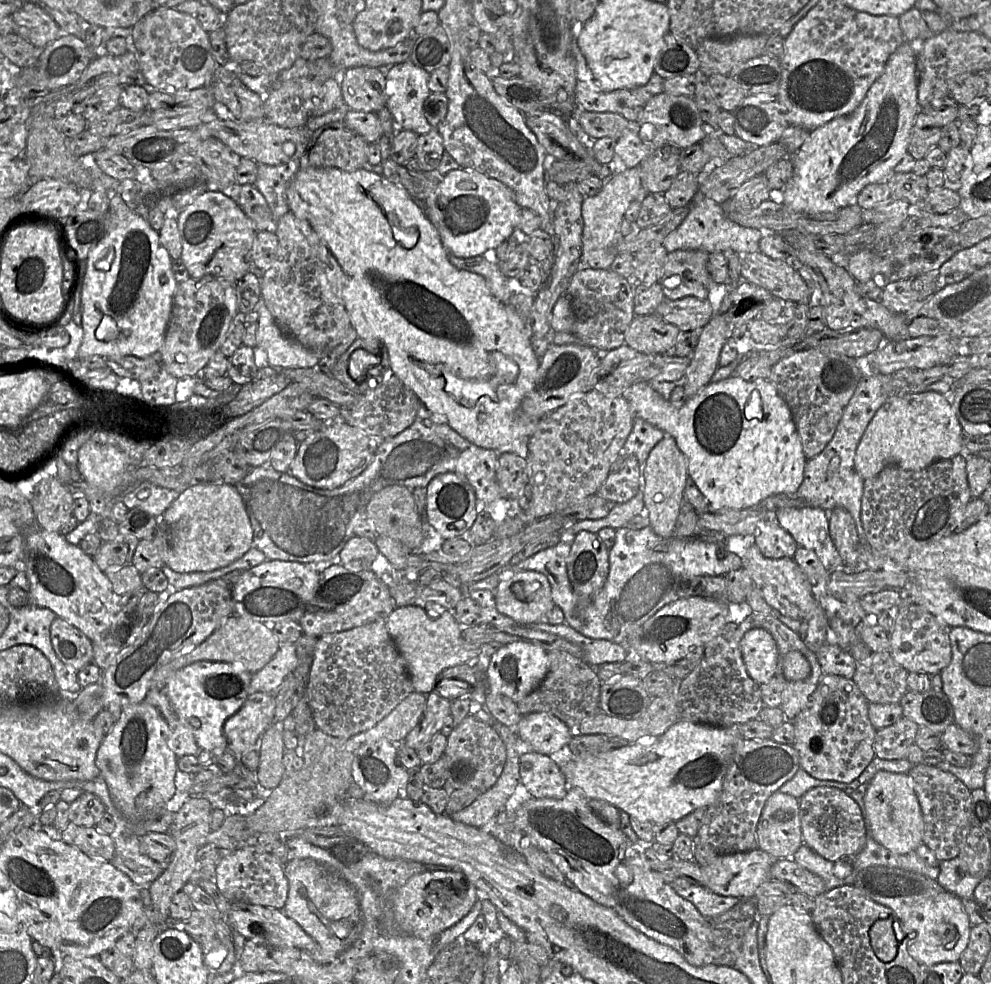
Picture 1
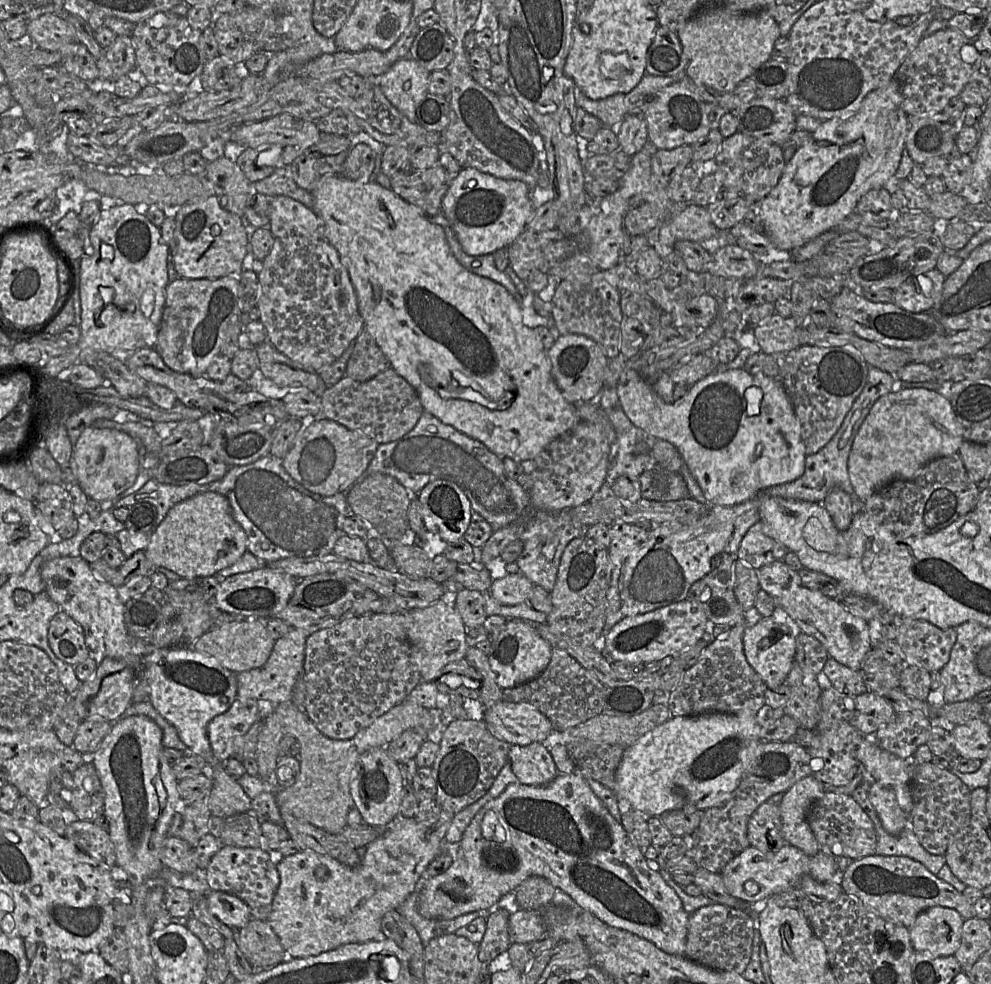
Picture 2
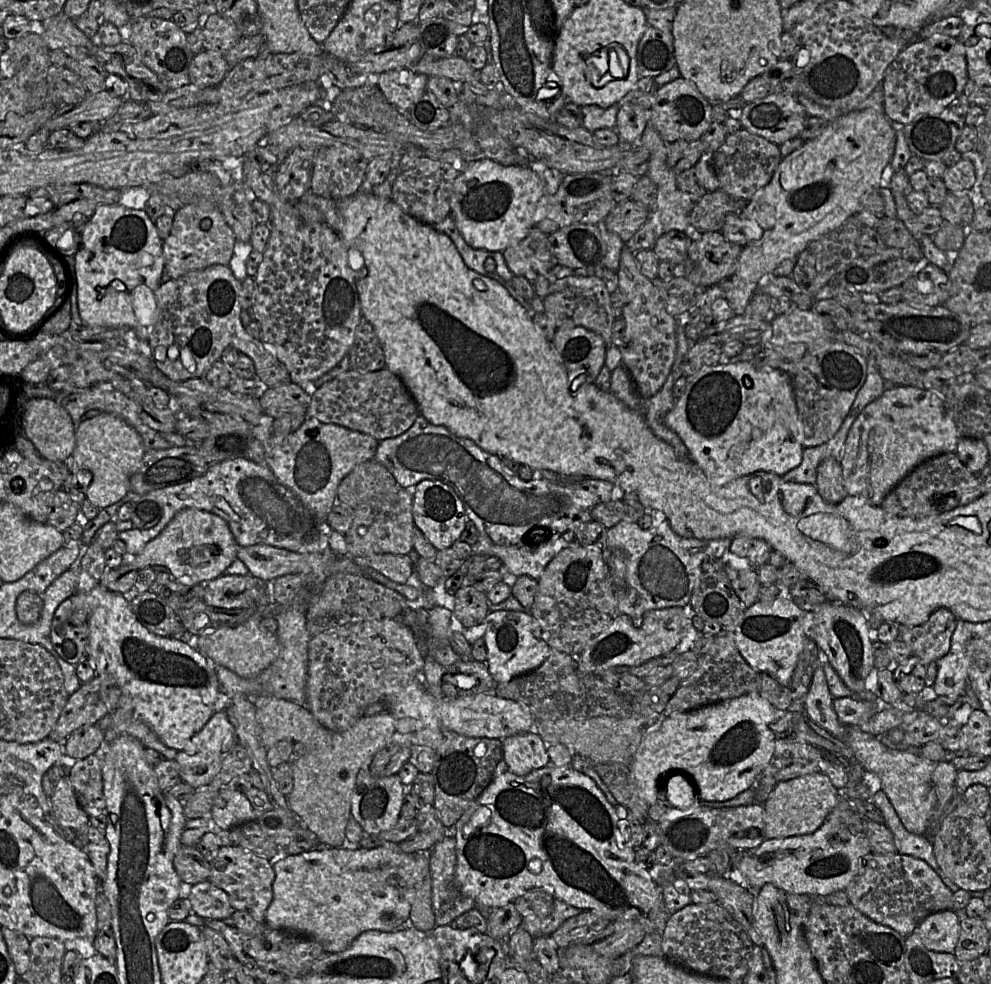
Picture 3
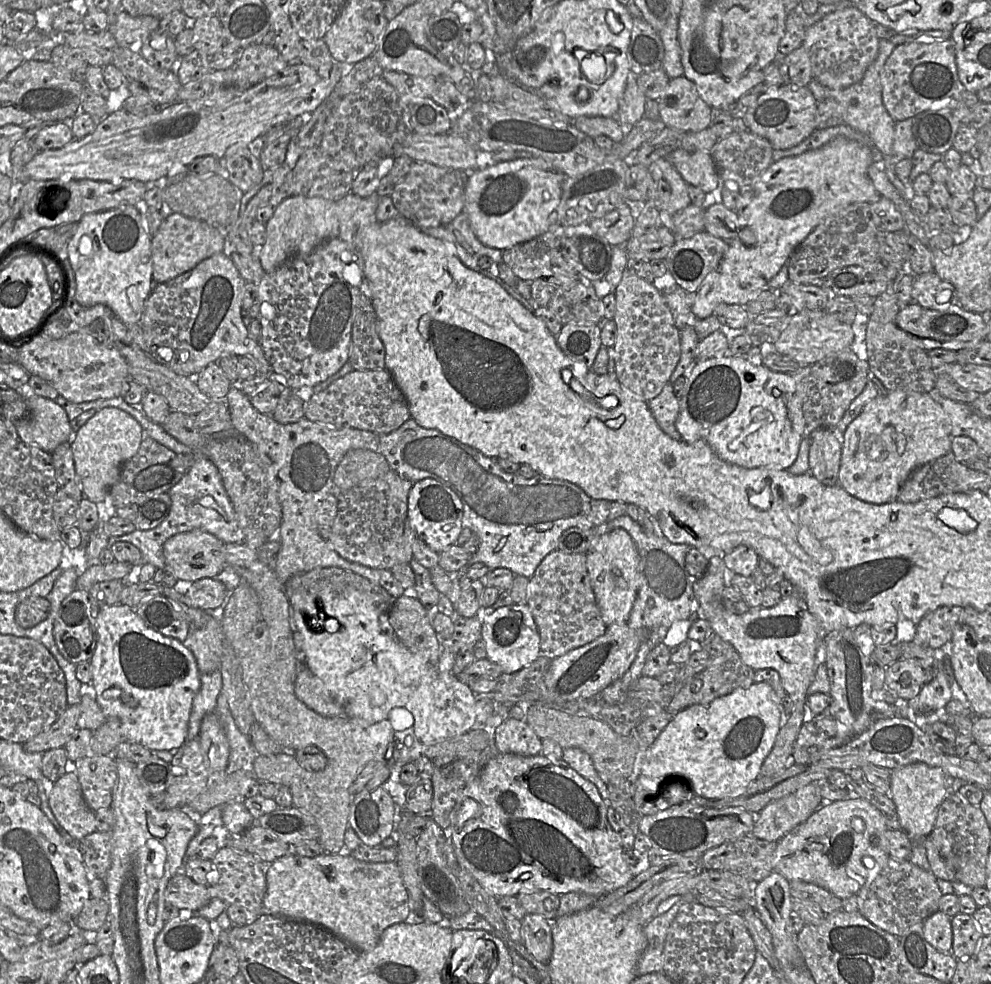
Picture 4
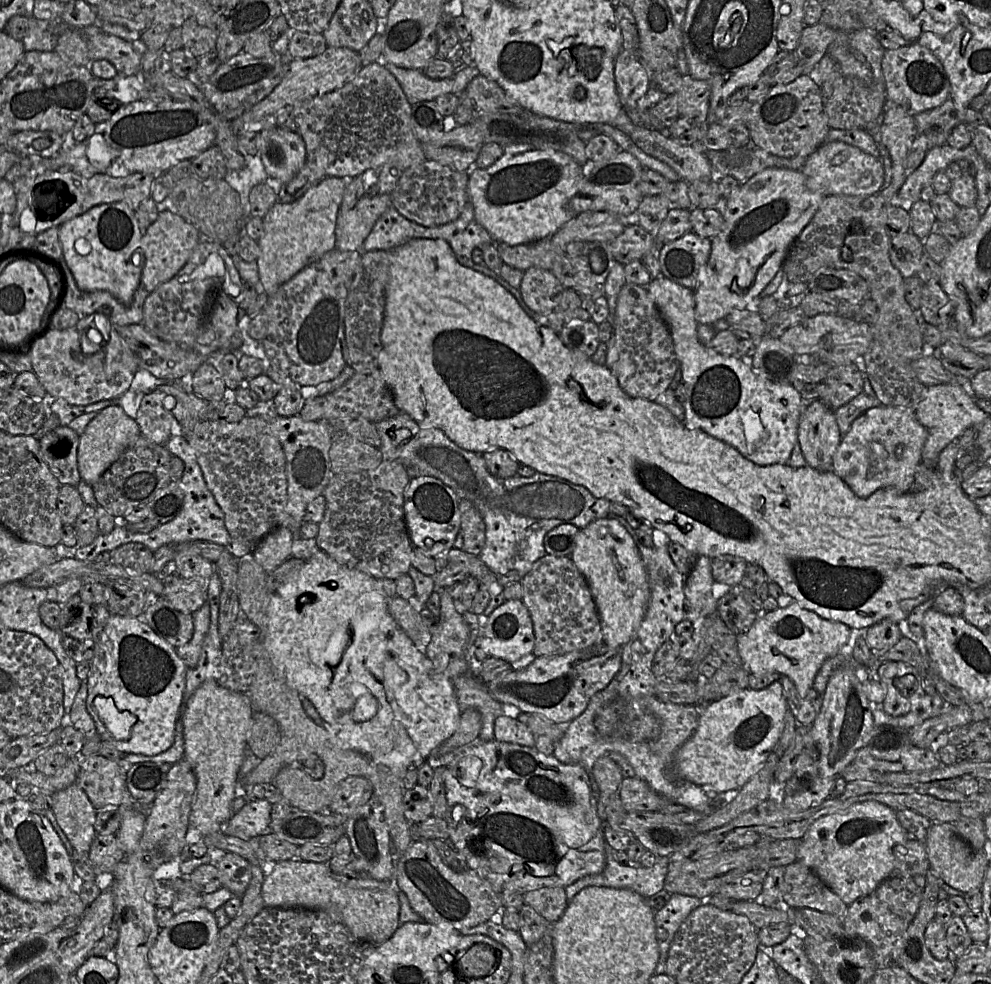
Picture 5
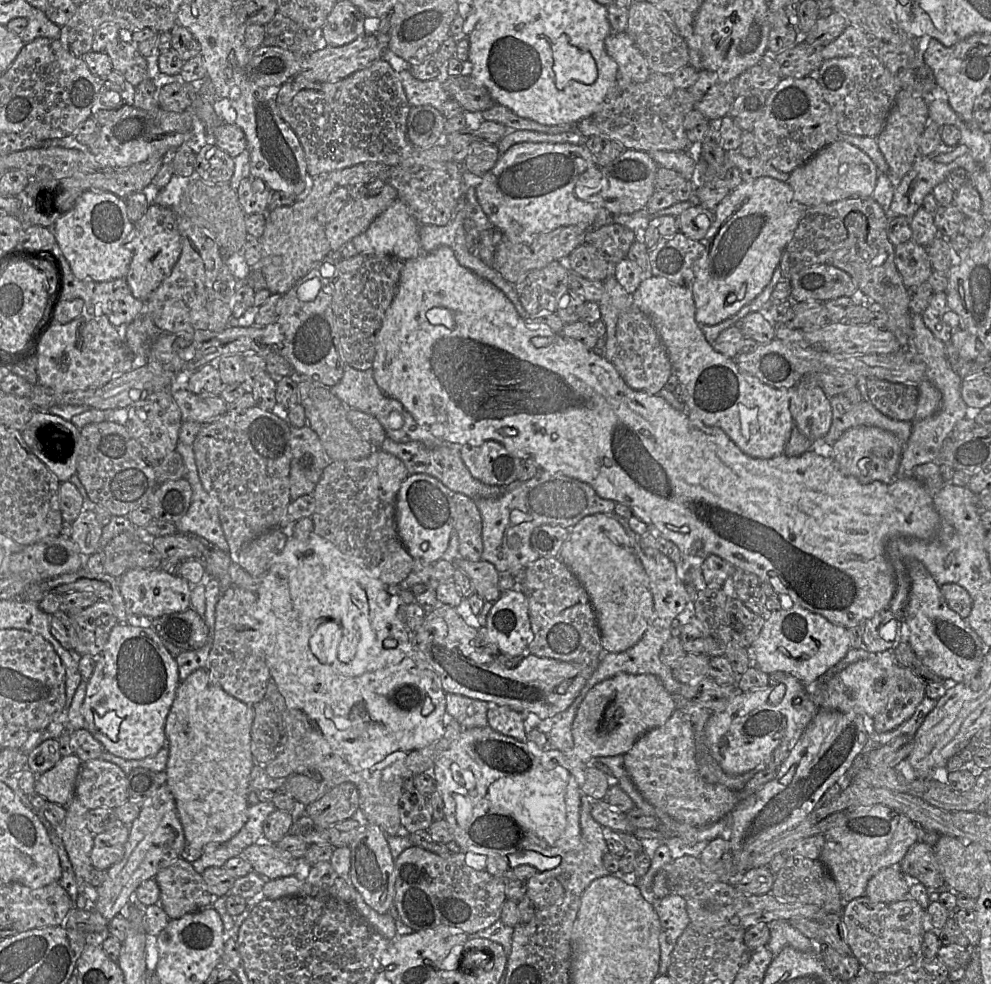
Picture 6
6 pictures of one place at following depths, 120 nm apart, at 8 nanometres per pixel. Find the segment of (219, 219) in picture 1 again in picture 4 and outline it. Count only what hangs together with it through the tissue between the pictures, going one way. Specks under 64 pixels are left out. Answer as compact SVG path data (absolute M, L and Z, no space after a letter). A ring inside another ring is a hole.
M173 212L164 218L157 233L151 239L153 282L155 284L168 282L219 253L224 253L229 257L231 255L227 237L222 229Z

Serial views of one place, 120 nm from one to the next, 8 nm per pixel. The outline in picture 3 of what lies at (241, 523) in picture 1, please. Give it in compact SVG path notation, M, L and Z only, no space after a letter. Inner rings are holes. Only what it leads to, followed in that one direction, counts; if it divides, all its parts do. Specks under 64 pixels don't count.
M186 508L177 512L159 535L149 541L140 554L126 560L125 564L133 565L136 570L154 565L165 566L176 581L186 585L198 585L220 577L236 559L238 548L239 546L224 519L200 509Z

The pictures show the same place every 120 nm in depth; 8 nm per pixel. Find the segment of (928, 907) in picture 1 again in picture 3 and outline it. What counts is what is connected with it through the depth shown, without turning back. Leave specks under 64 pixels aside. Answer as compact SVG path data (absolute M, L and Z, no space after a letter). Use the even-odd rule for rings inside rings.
M942 910L925 917L913 933L917 934L929 950L936 952L953 953L960 933L960 920L962 913L954 910Z

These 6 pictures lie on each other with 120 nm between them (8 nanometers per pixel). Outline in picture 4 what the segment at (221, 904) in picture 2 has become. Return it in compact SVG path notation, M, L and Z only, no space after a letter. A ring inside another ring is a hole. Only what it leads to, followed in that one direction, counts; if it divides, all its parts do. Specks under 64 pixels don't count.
M184 873L174 875L165 888L166 905L173 905L180 911L198 911L211 899L207 886L195 883Z

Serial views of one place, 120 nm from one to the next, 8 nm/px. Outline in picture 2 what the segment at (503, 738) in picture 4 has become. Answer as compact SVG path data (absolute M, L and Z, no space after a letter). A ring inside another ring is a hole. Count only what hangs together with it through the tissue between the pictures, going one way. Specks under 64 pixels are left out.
M533 742L526 746L510 745L509 763L517 782L527 786L544 786L559 775L549 749L541 742Z

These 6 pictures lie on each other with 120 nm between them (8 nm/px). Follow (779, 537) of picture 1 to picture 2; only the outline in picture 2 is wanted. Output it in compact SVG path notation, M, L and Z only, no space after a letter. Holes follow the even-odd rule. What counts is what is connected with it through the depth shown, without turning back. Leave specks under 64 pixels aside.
M759 521L746 532L735 557L757 571L764 565L781 561L788 552L785 545L764 534Z

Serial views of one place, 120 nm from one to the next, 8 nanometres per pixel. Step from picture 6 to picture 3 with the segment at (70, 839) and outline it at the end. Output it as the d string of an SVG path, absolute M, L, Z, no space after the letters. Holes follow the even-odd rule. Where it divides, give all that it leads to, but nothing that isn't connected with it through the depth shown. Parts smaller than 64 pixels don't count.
M64 777L50 798L52 813L65 827L77 831L89 825L90 817L81 808L69 777Z

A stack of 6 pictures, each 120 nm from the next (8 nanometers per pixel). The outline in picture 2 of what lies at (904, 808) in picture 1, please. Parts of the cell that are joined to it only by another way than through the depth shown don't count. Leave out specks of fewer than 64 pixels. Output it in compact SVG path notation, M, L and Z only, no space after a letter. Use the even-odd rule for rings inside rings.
M872 781L869 798L885 831L898 835L909 822L910 816L898 805L894 791Z

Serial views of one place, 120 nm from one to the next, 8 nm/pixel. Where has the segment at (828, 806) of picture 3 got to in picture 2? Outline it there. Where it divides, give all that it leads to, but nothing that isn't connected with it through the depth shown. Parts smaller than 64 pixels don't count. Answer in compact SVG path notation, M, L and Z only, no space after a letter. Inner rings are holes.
M809 775L792 785L779 803L785 840L808 856L814 856L820 850L807 822L807 812L825 793L824 783Z

